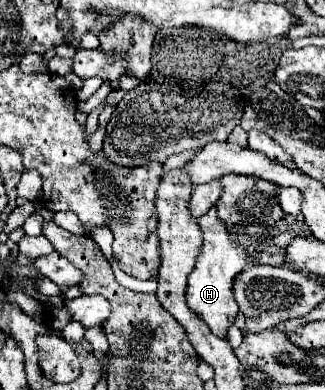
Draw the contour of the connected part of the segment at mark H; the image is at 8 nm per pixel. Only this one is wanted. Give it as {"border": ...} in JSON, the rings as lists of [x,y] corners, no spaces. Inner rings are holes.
{"border":[[[214,209],[202,215],[202,219],[198,219],[198,225],[204,235],[204,243],[196,259],[196,267],[188,275],[186,299],[188,299],[188,307],[198,315],[198,319],[202,319],[216,337],[224,339],[228,333],[228,327],[234,323],[234,317],[238,315],[238,305],[232,295],[232,281],[246,267],[248,251],[244,245],[228,237],[228,231],[222,225],[222,221],[216,217]]]}

